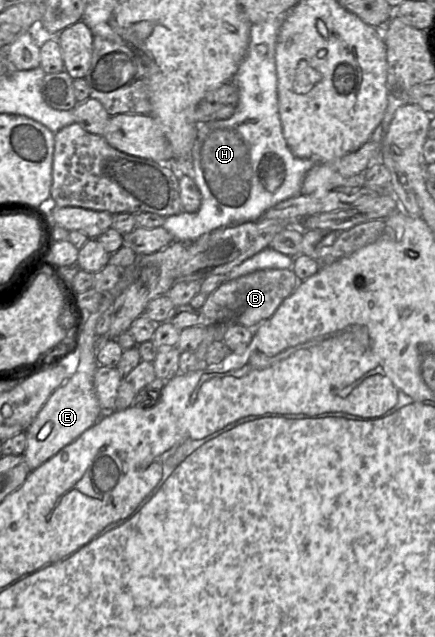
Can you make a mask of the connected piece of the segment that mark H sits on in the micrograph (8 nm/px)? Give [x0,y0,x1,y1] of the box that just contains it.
[162,17,317,242]

